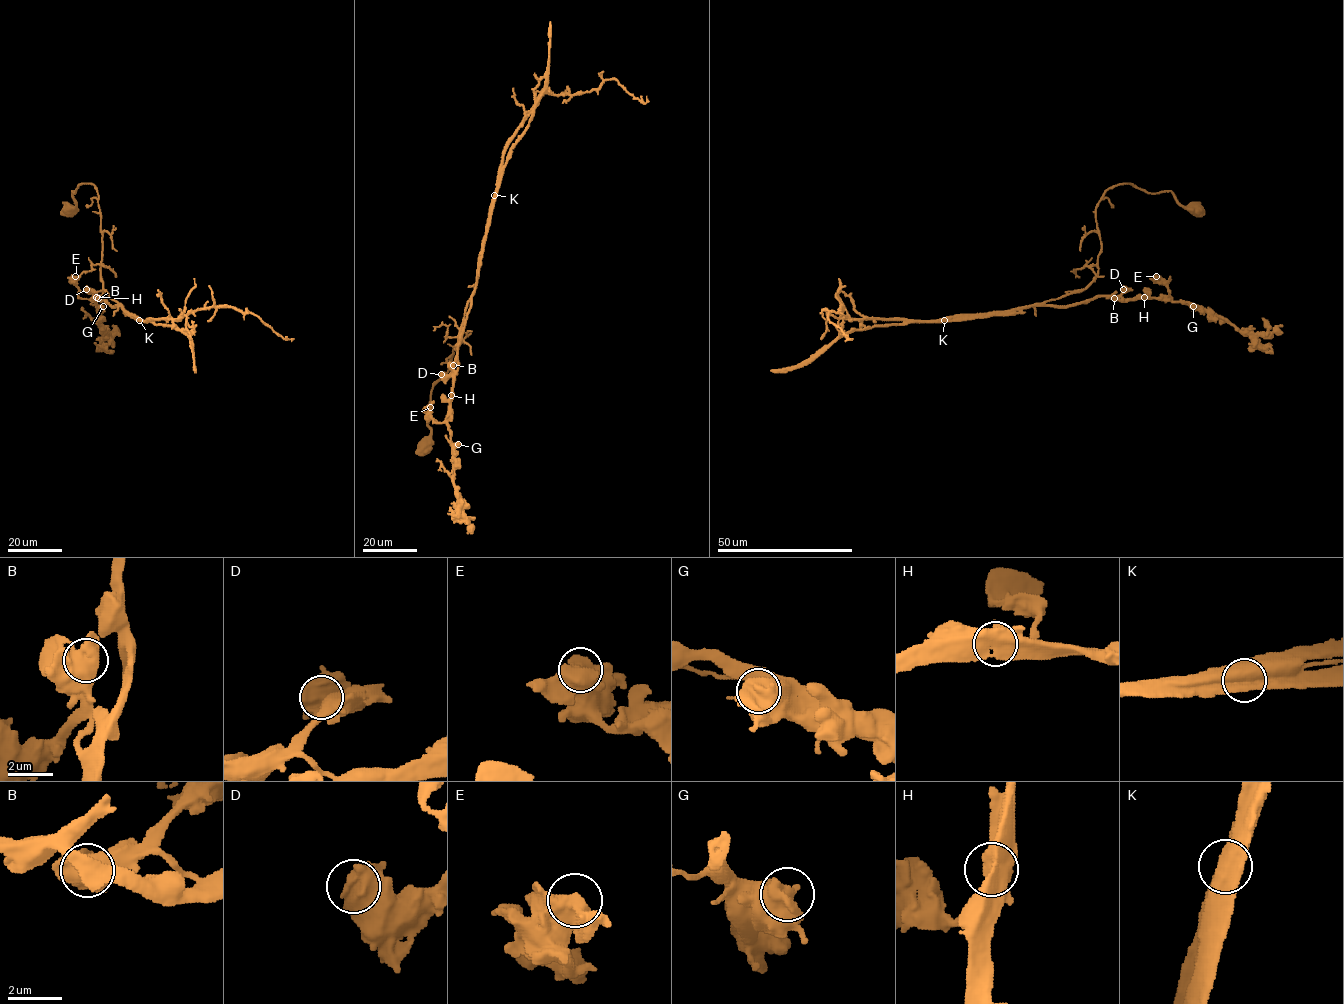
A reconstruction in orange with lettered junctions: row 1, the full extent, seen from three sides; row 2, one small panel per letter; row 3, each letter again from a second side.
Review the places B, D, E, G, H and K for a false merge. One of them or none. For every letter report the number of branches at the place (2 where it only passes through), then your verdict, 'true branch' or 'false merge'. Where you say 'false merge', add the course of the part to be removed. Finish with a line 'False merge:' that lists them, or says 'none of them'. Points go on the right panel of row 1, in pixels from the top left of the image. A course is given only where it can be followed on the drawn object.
B: 2 | true branch
D: 2 | true branch
E: 2 | true branch
G: 2 | true branch
H: 2 | true branch
K: 2 | false merge | (943, 320), (914, 321), (853, 330), (825, 345), (800, 365), (770, 370)
False merge: K

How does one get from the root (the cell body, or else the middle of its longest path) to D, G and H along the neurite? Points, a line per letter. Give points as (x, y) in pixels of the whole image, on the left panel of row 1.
D: (69, 208), (80, 185), (94, 186), (101, 281), (118, 303), (86, 289)
G: (69, 208), (80, 185), (94, 186), (101, 281), (118, 303), (92, 299), (103, 306)
H: (69, 208), (80, 185), (94, 186), (101, 281), (118, 303), (96, 297)

